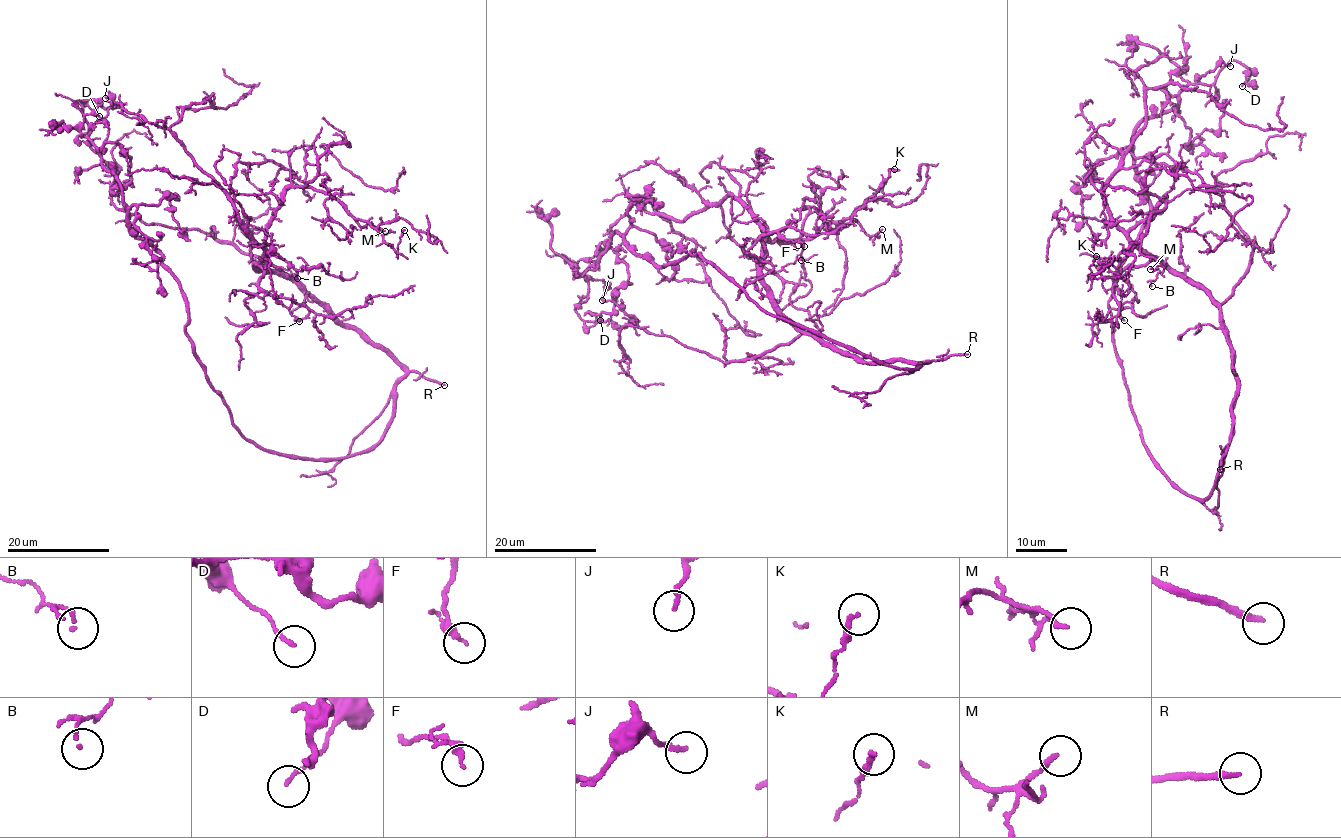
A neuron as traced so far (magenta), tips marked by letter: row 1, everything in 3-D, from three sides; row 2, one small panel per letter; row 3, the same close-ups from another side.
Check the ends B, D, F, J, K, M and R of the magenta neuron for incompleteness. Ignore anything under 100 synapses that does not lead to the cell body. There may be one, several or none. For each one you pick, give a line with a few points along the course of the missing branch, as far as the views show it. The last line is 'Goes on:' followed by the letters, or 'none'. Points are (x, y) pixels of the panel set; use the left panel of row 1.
Goes on: R

